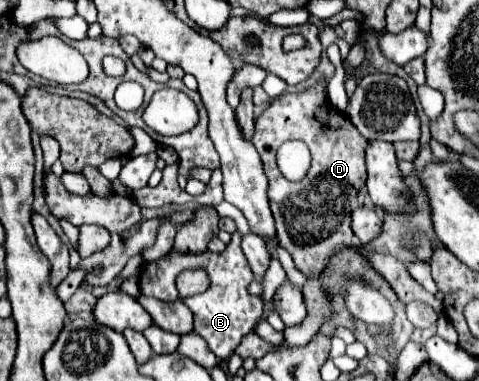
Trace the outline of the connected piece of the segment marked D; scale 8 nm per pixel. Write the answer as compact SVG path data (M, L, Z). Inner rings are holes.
M315 85L303 93L285 93L273 99L273 103L255 121L251 143L257 147L269 177L269 203L275 219L277 241L289 251L297 269L305 277L315 279L319 271L329 265L335 251L341 251L345 245L355 241L351 231L351 201L355 201L359 187L365 185L367 139L351 127L351 121L343 113L329 107L325 89ZM291 139L301 139L311 151L313 161L307 183L287 181L277 167L277 149Z

